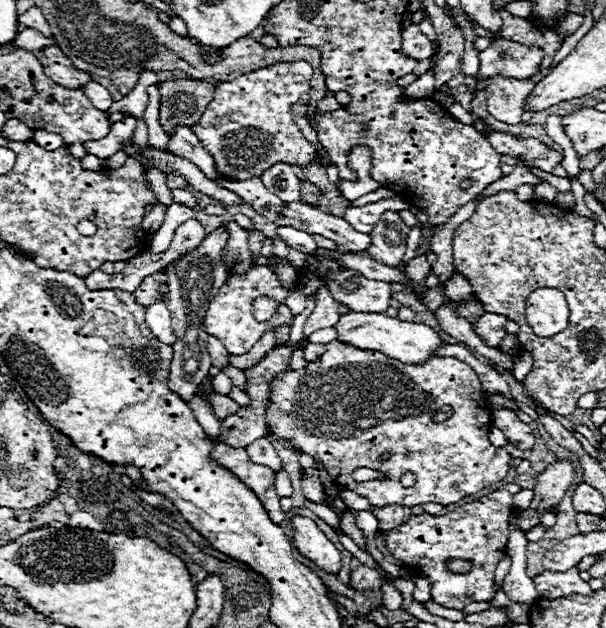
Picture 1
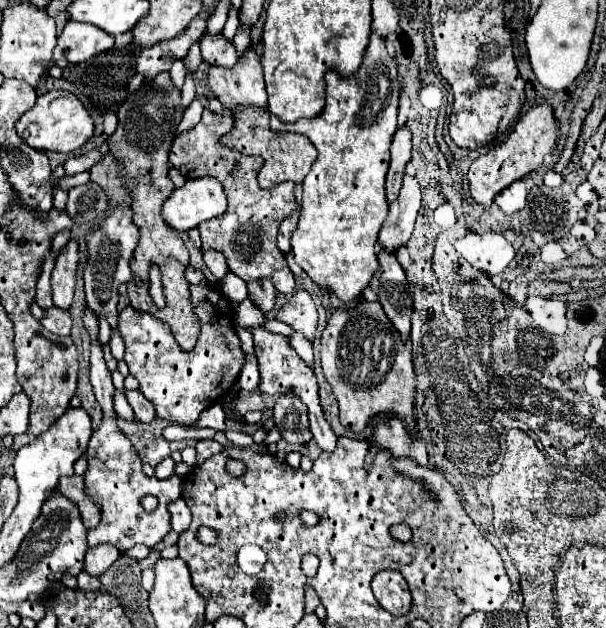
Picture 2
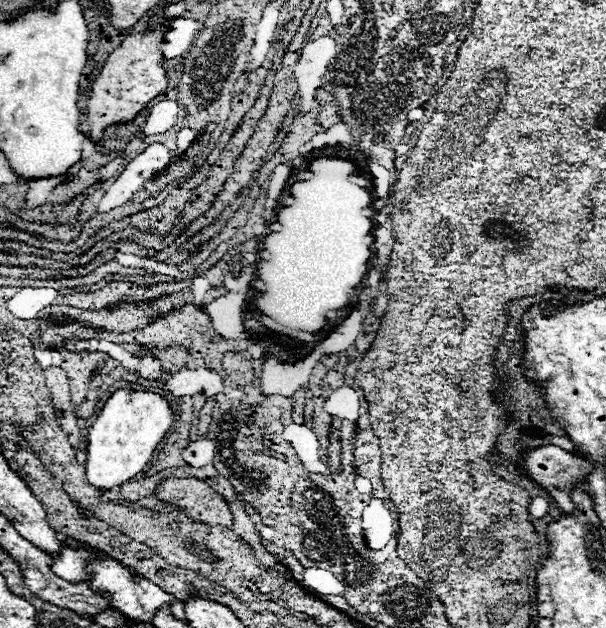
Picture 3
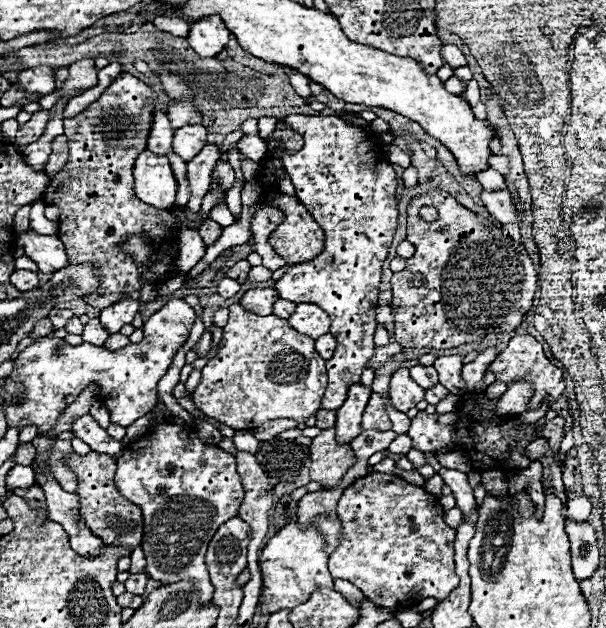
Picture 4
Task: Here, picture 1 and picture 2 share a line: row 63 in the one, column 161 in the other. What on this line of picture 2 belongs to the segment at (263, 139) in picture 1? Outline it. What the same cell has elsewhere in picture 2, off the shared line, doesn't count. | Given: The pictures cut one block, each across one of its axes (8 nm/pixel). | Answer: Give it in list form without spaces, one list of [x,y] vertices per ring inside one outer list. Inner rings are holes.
[[[152,268],[150,270],[150,294],[152,294],[152,298],[154,298],[154,302],[158,304],[158,306],[162,306],[164,304],[164,296],[162,296],[162,282],[160,282],[160,272],[158,272],[158,268]]]

